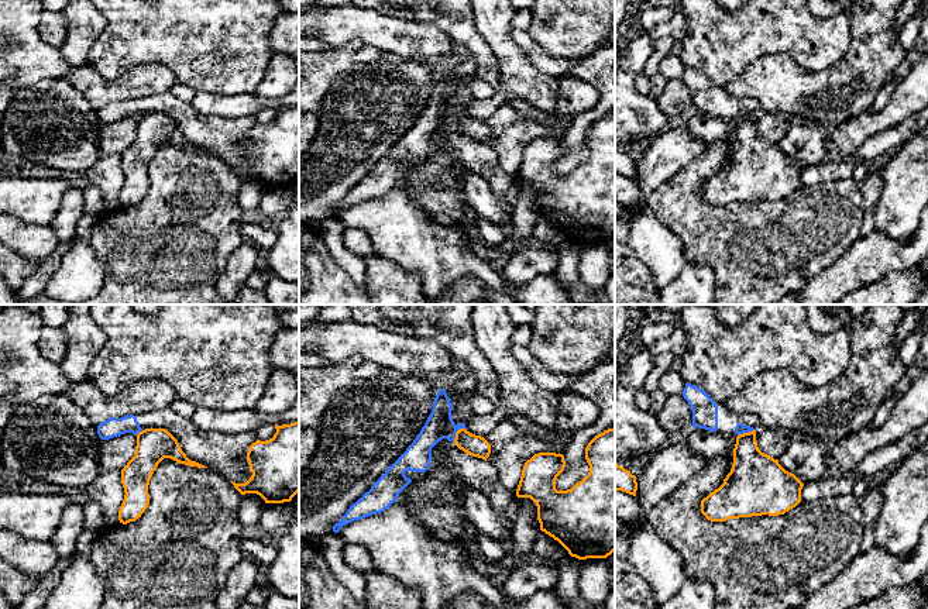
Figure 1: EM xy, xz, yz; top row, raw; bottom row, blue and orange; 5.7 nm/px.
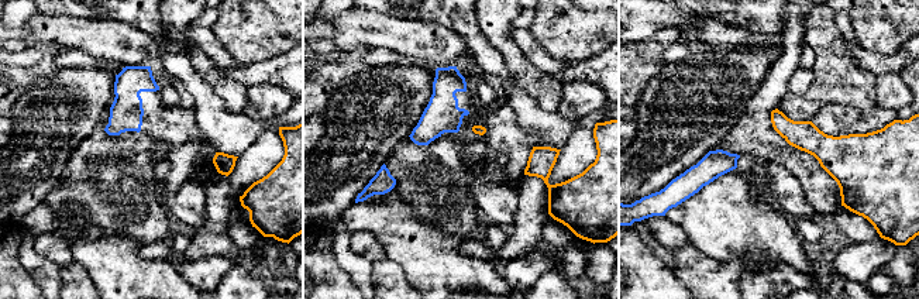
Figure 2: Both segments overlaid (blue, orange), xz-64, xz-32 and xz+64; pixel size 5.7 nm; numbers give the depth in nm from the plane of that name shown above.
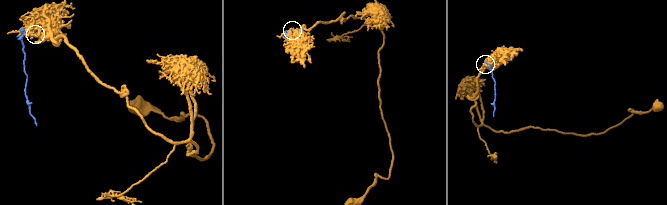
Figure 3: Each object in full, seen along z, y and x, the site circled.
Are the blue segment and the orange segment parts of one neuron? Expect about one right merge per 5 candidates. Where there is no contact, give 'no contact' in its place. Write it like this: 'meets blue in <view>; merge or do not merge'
meets blue in xz; do not merge

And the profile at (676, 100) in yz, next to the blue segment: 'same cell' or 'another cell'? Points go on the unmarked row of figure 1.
another cell

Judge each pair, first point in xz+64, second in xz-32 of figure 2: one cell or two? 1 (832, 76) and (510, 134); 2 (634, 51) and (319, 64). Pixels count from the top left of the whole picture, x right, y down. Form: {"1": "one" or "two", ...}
{"1": "two", "2": "one"}

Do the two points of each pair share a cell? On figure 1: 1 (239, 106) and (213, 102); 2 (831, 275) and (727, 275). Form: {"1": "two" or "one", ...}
{"1": "one", "2": "two"}

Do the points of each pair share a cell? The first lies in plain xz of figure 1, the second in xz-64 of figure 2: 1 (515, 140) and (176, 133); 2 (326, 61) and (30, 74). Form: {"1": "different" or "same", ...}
{"1": "same", "2": "same"}

